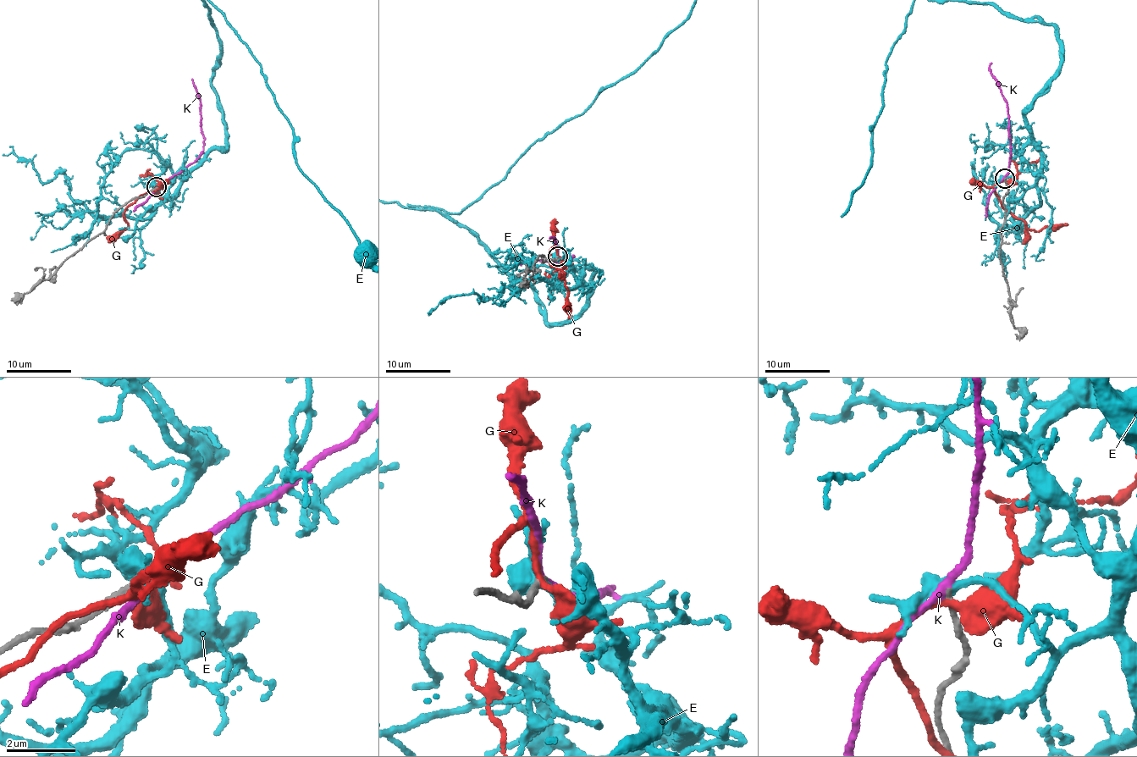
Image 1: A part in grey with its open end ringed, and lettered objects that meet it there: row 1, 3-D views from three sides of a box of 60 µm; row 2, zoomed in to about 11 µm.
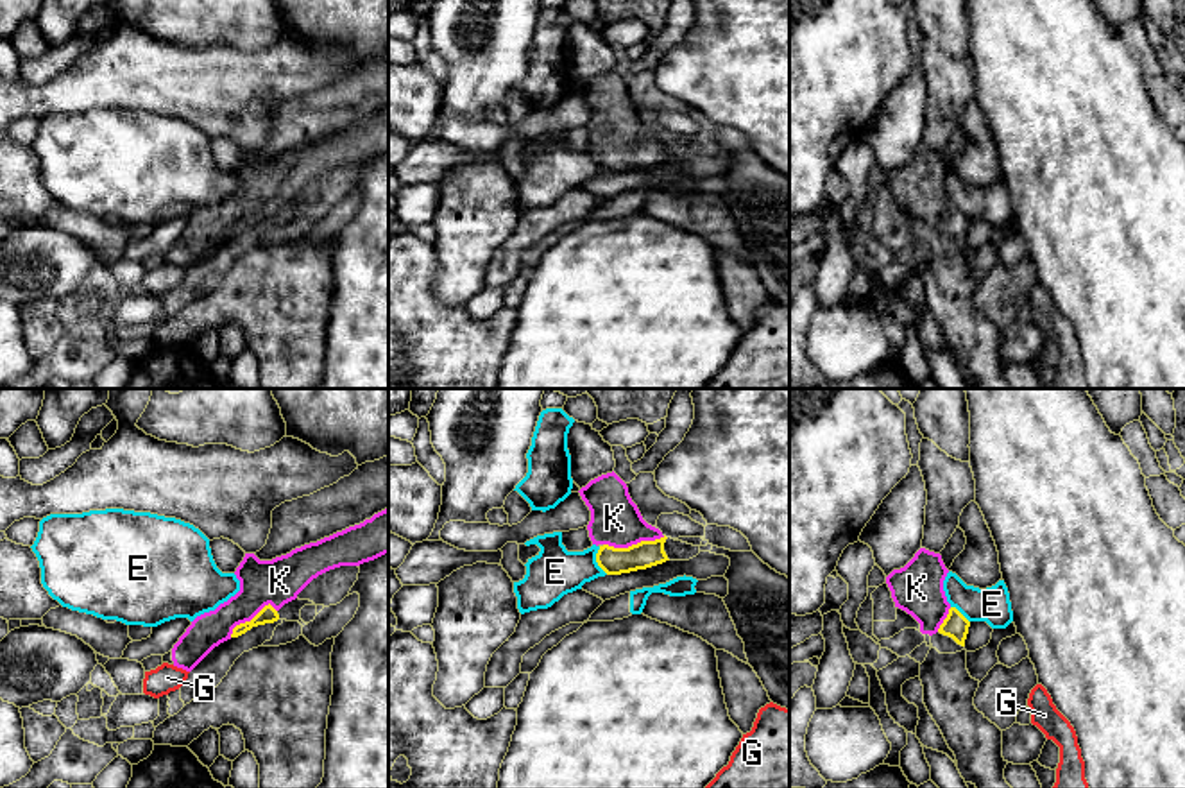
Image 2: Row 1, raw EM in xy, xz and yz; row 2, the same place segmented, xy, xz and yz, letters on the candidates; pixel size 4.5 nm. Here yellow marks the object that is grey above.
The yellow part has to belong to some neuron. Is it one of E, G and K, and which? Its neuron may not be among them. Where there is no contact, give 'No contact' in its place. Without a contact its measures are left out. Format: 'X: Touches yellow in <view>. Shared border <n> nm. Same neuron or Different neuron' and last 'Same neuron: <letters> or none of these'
E: Touches yellow in xz. Shared border 130 nm. Different neuron
G: No contact. Different neuron
K: Touches yellow in xz. Shared border 280 nm. Same neuron
Same neuron: K

